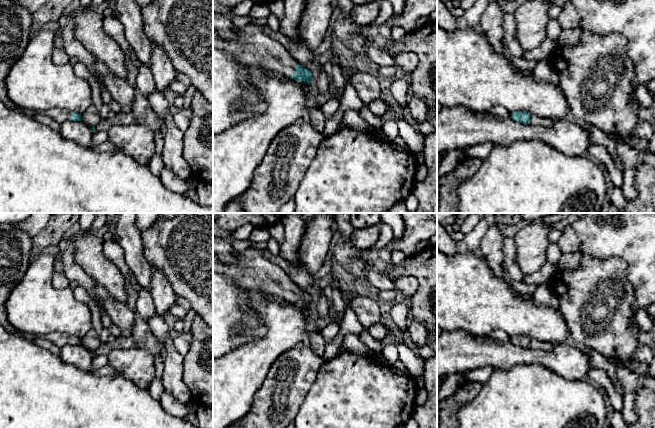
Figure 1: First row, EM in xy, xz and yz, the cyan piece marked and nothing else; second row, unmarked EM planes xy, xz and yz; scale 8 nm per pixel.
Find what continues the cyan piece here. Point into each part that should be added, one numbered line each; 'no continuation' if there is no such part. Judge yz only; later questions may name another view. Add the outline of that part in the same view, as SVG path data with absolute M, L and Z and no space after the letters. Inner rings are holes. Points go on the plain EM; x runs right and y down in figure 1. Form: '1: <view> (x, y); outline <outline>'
no continuation

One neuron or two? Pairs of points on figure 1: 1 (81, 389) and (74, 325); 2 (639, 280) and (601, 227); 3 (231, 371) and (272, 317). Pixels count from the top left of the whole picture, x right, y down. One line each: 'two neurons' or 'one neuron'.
1: two neurons
2: one neuron
3: one neuron

